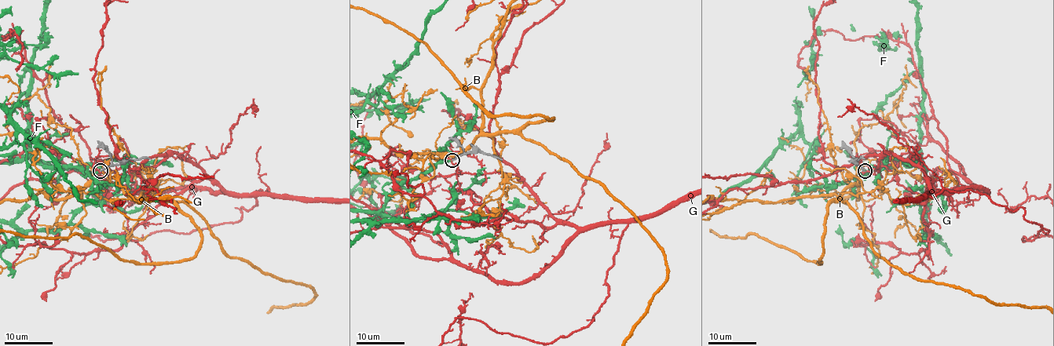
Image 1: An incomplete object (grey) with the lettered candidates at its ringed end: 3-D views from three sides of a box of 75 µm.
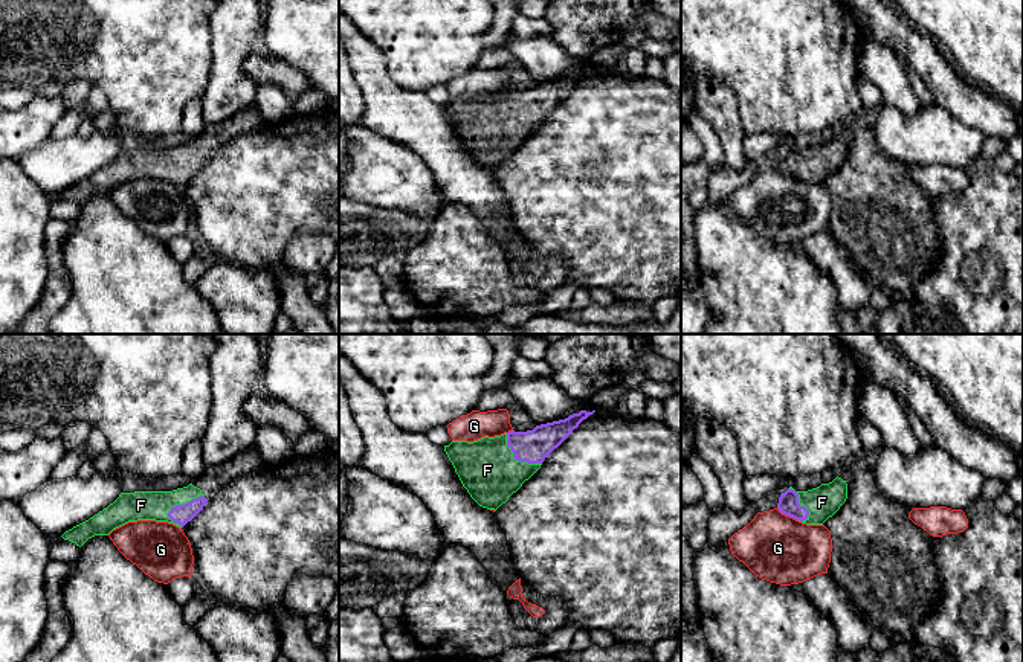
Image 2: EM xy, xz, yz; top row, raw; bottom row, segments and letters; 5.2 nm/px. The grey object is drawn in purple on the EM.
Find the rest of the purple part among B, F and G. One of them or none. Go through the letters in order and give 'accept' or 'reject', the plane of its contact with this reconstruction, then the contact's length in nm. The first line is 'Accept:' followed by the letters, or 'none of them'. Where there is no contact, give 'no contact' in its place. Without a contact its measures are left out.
Accept: F
B: reject; no contact
F: accept; meets purple in xy; contact 220 nm long
G: reject; meets purple in yz; contact 130 nm long

